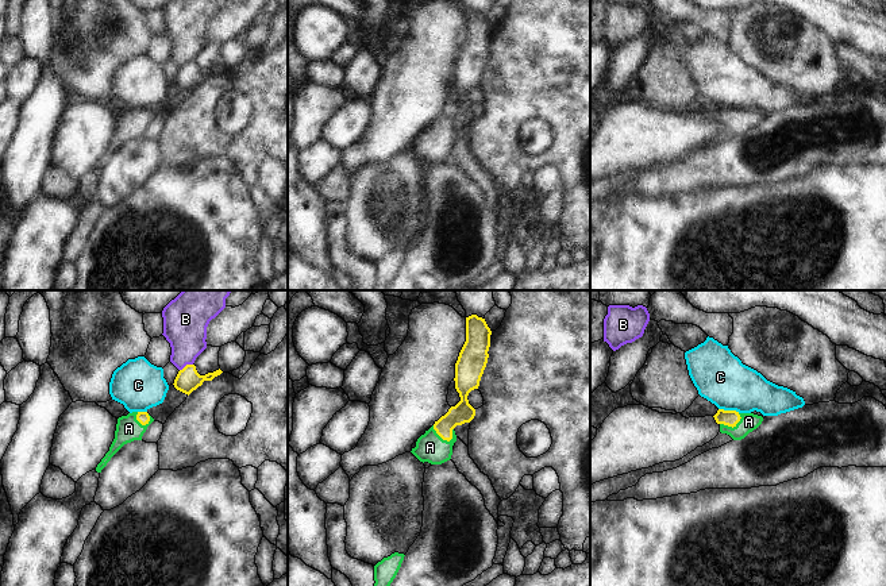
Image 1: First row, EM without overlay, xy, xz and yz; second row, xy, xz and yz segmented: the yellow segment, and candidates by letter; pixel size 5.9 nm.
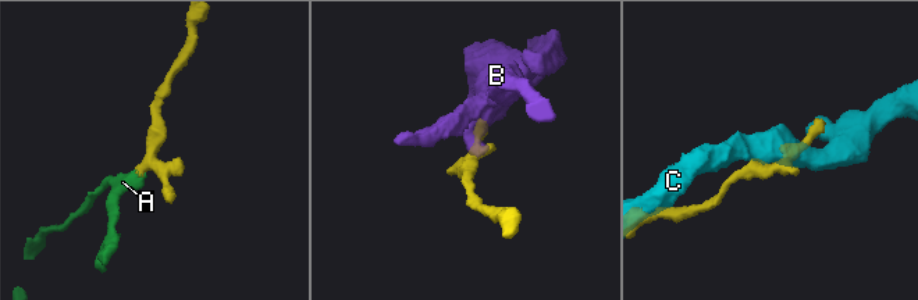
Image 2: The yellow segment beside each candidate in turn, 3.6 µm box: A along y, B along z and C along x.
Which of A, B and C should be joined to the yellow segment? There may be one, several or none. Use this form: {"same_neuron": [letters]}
{"same_neuron": ["A"]}

